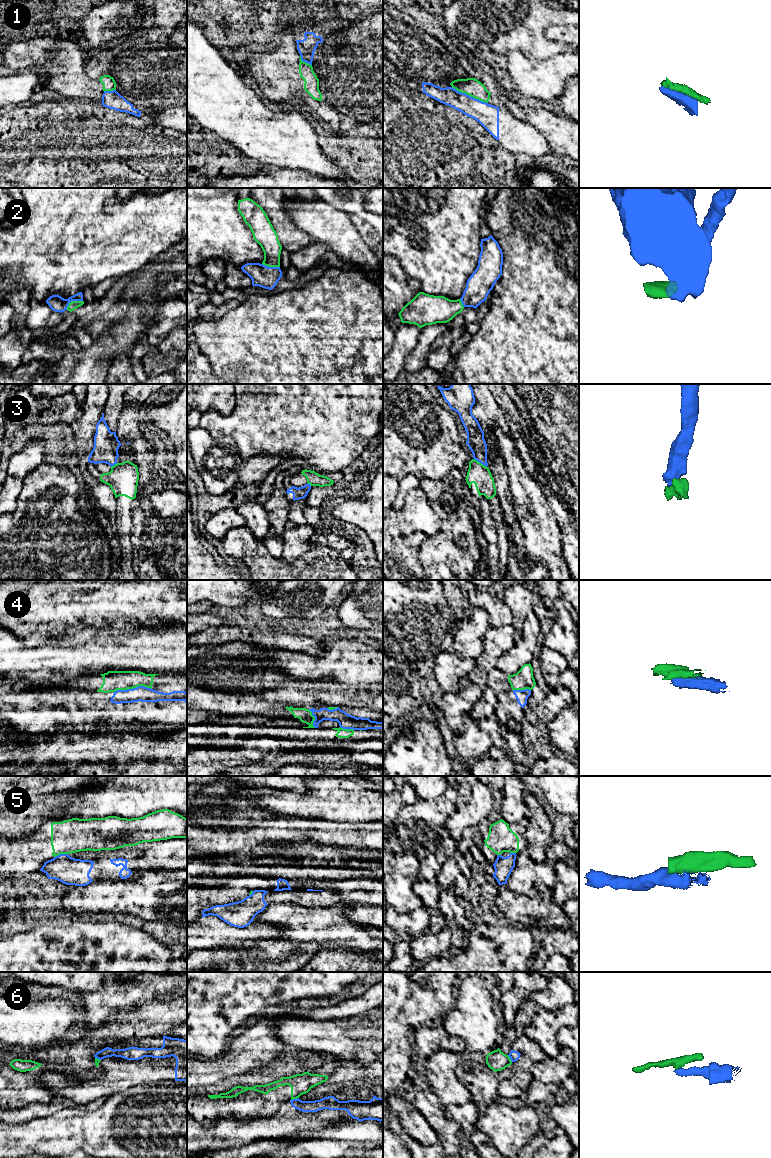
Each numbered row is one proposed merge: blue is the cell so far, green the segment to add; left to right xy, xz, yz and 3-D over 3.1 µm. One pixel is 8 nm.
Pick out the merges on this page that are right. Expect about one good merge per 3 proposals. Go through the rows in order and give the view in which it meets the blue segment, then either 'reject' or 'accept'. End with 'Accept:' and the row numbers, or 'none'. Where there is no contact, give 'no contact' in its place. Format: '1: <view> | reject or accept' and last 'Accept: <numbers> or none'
1: yz | reject
2: xy | accept
3: yz | accept
4: xy | reject
5: xy | reject
6: xz | reject
Accept: 2, 3

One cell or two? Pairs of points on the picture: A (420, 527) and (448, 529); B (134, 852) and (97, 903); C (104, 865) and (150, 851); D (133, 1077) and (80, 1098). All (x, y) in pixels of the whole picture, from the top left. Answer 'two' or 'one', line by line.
A: two
B: two
C: one
D: one

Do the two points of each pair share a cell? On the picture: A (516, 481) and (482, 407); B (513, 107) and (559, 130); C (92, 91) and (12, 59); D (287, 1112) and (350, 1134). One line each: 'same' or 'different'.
A: different
B: same
C: same
D: same

